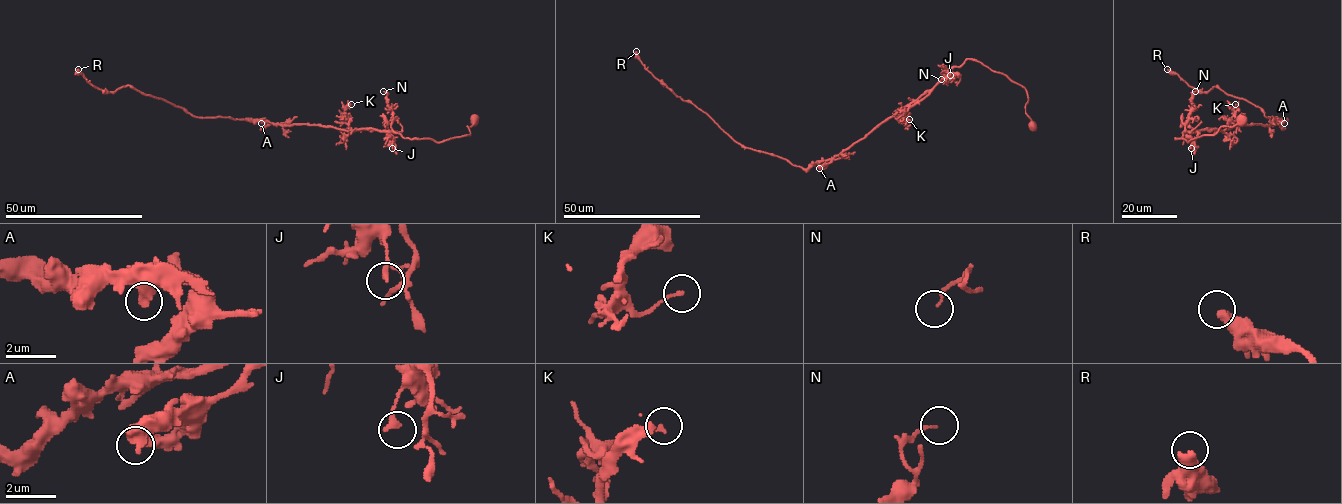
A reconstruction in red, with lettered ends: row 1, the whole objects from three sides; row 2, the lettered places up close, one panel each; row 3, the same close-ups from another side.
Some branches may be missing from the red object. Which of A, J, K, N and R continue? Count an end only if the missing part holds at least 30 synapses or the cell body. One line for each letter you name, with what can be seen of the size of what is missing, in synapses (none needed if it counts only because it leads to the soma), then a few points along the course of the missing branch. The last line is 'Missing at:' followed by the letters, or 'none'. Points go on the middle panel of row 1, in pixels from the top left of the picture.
Missing at: none

